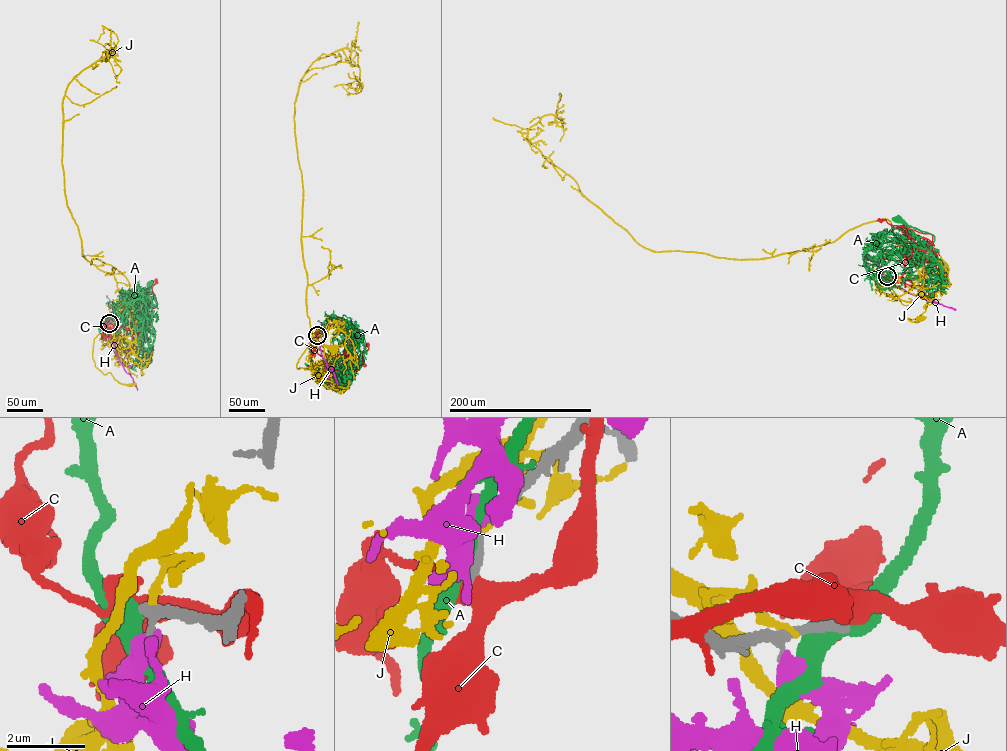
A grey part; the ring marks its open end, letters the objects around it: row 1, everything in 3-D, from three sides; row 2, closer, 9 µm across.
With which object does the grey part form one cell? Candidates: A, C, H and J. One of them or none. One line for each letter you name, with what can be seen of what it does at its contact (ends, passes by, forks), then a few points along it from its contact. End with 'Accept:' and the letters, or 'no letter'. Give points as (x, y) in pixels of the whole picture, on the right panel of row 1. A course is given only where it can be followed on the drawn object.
Accept: no letter

